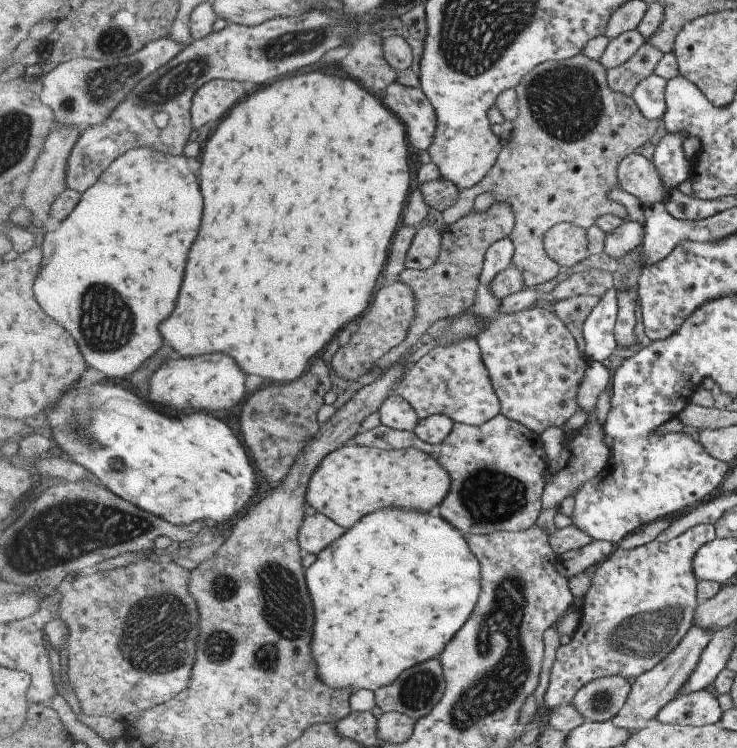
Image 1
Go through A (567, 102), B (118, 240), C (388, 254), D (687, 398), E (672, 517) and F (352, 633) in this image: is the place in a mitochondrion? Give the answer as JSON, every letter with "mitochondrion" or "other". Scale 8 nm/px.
{"A":"mitochondrion","B":"other","C":"other","D":"other","E":"other","F":"other"}

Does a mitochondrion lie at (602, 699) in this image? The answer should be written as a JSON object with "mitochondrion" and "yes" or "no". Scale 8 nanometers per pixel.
{"mitochondrion":"yes"}

